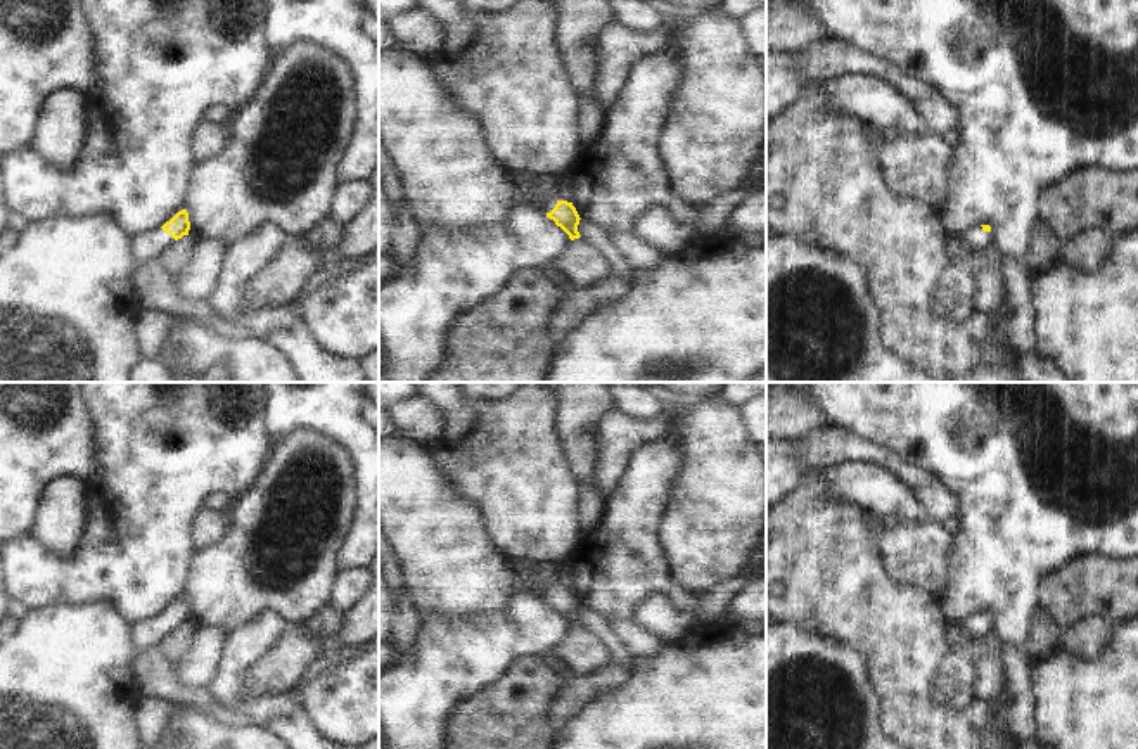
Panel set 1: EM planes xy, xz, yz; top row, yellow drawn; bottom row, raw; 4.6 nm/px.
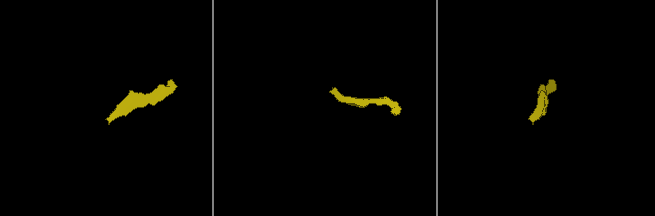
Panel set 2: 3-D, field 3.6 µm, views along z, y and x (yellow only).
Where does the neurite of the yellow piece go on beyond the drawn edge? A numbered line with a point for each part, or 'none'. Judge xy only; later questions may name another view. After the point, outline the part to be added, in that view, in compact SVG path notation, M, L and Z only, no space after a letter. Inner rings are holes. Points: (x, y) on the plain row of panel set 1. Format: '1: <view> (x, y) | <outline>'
1: xy (144, 635) | M163 616L130 626L128 635L131 647L135 649L135 659L150 649L163 645L175 630L176 628Z

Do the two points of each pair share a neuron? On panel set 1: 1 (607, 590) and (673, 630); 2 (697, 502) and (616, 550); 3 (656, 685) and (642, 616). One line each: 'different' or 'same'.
1: different
2: different
3: different

